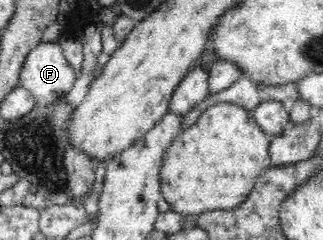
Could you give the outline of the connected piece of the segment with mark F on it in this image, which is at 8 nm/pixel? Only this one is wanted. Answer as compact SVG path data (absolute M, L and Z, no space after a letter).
M41 41L27 54L19 84L33 94L37 106L45 107L66 100L78 75L59 41Z

